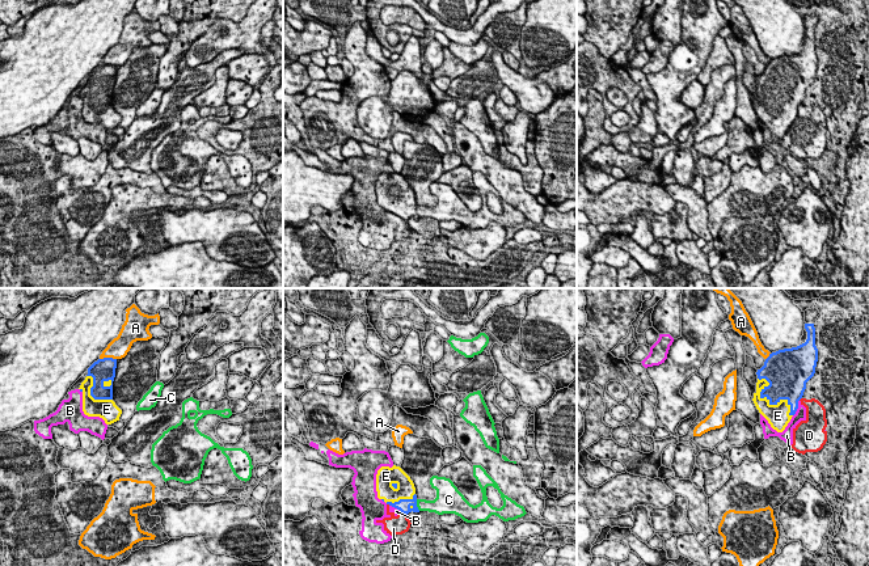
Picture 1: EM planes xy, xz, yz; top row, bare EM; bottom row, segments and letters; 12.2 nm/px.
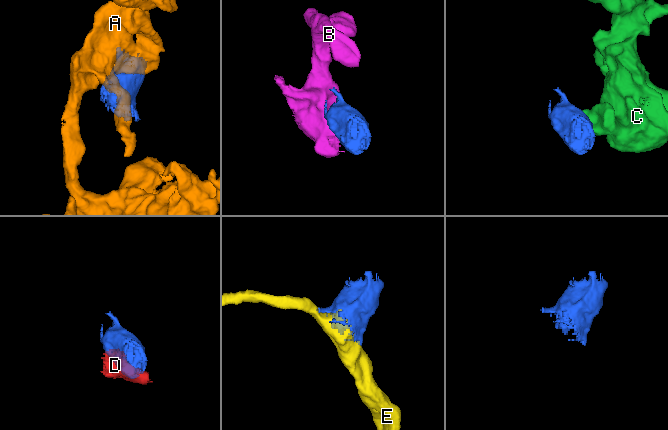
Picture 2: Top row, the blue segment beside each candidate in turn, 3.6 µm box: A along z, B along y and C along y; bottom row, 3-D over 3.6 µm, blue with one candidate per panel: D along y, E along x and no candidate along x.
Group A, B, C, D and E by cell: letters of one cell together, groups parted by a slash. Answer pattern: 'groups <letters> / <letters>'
groups A / B D / C / E

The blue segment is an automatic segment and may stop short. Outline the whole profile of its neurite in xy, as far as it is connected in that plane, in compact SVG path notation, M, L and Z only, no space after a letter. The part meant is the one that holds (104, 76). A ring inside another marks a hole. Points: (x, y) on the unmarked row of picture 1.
M104 64L88 75L88 81L80 92L83 118L88 123L100 123L106 131L119 127L122 117L113 107L113 88L117 66Z

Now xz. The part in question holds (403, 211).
M381 173L377 177L376 198L379 206L405 221L419 219L414 190L400 173Z

